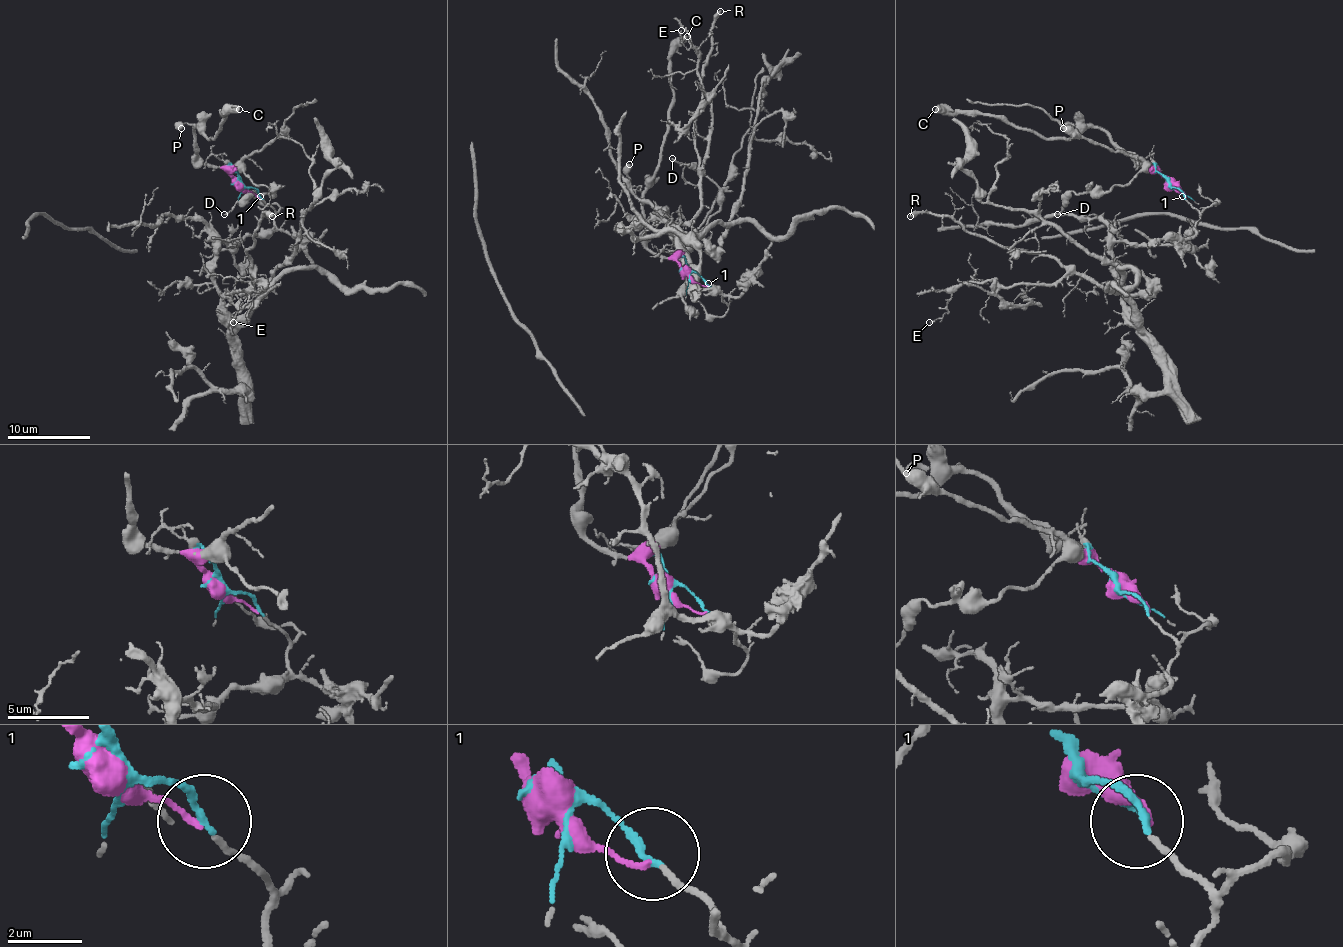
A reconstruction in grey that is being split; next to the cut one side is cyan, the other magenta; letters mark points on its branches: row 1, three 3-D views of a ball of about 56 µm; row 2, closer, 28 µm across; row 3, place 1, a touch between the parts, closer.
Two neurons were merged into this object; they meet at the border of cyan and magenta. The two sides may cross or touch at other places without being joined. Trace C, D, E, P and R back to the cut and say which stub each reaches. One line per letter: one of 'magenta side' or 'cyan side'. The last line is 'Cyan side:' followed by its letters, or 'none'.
C: magenta side
D: magenta side
E: cyan side
P: magenta side
R: cyan side
Cyan side: E, R

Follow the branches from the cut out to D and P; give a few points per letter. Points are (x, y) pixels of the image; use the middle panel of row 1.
D: (690, 271), (679, 263), (677, 255), (718, 209), (718, 189), (704, 174), (671, 158)
P: (690, 271), (669, 257), (659, 257), (646, 246), (642, 203), (638, 191), (630, 187), (630, 164)

